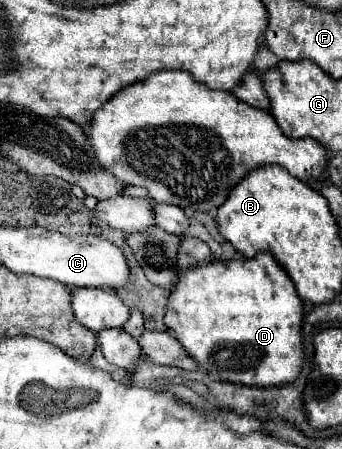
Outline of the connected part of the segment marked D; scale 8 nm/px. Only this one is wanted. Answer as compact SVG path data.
M259 252L255 258L247 260L231 260L231 262L219 262L219 260L211 260L207 264L199 264L187 272L183 272L179 276L179 282L169 298L169 310L165 314L165 324L167 328L173 332L173 336L181 342L181 346L187 350L187 354L191 358L195 358L205 370L209 372L219 372L221 380L225 382L233 382L233 384L245 384L245 386L257 386L257 388L269 388L269 386L285 386L297 380L297 376L303 370L305 364L305 352L303 352L303 336L301 336L301 322L303 322L303 302L299 300L299 294L295 292L295 286L291 286L291 280L287 276L287 272L283 272L283 268L279 268L279 264L275 264L275 258L267 252Z

